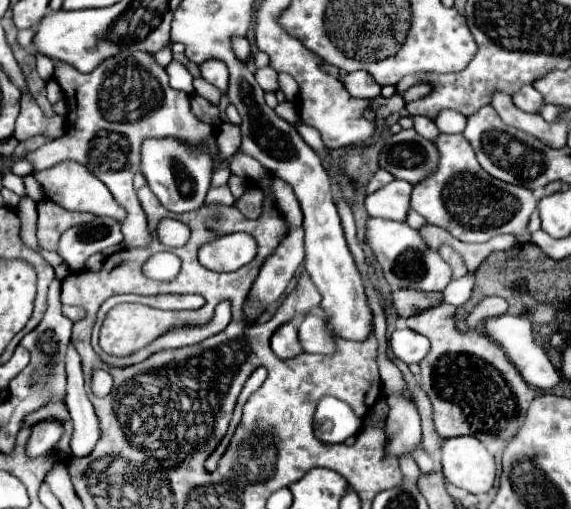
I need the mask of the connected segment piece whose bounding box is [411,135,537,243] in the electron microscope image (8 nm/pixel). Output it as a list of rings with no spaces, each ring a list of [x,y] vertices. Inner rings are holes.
[[[439,135],[435,145],[441,155],[439,171],[413,187],[411,207],[423,215],[427,223],[445,227],[453,237],[465,243],[489,241],[501,233],[517,235],[521,243],[529,241],[531,235],[527,233],[527,221],[537,207],[535,195],[521,185],[509,185],[489,177],[489,173],[477,163],[475,153],[463,135]],[[471,205],[477,205],[477,209],[471,209]]]

